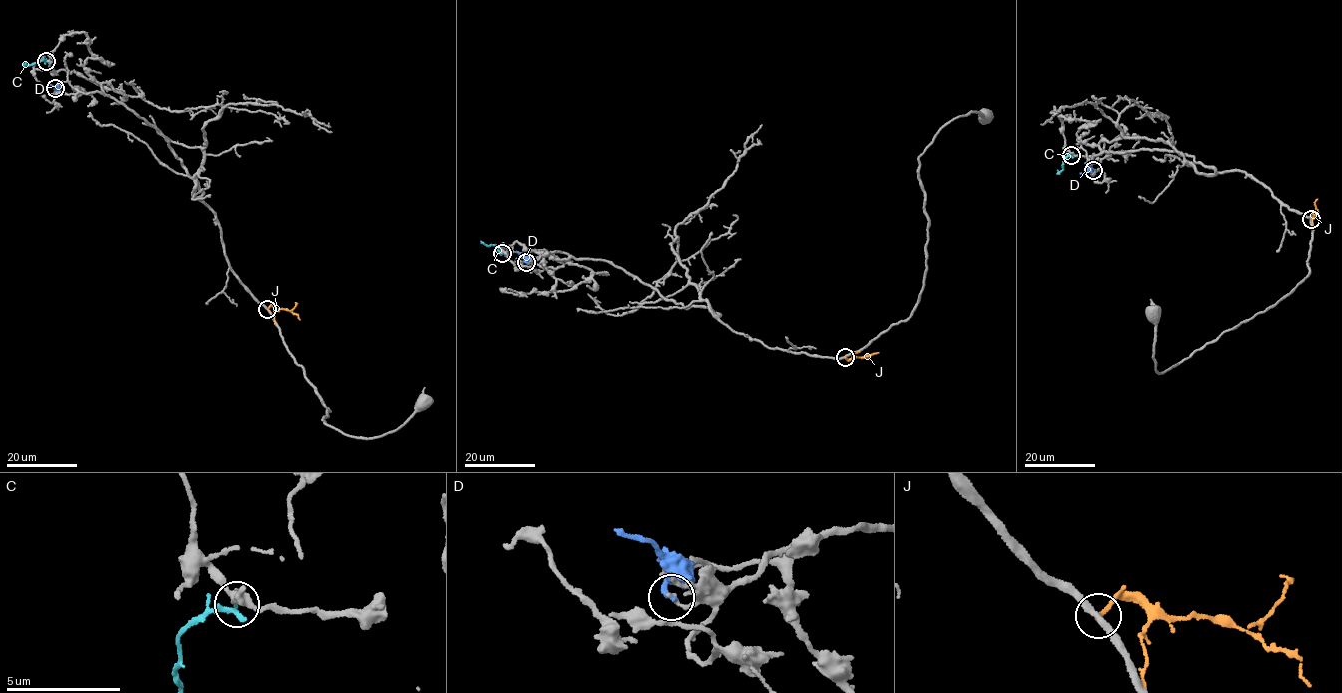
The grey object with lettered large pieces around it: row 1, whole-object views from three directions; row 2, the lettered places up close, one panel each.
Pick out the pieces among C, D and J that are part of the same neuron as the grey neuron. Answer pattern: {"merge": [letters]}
{"merge": []}

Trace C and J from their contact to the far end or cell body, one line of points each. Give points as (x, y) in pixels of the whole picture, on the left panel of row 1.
C: (47, 61), (23, 65)
J: (267, 309), (271, 306), (287, 310), (300, 320)

